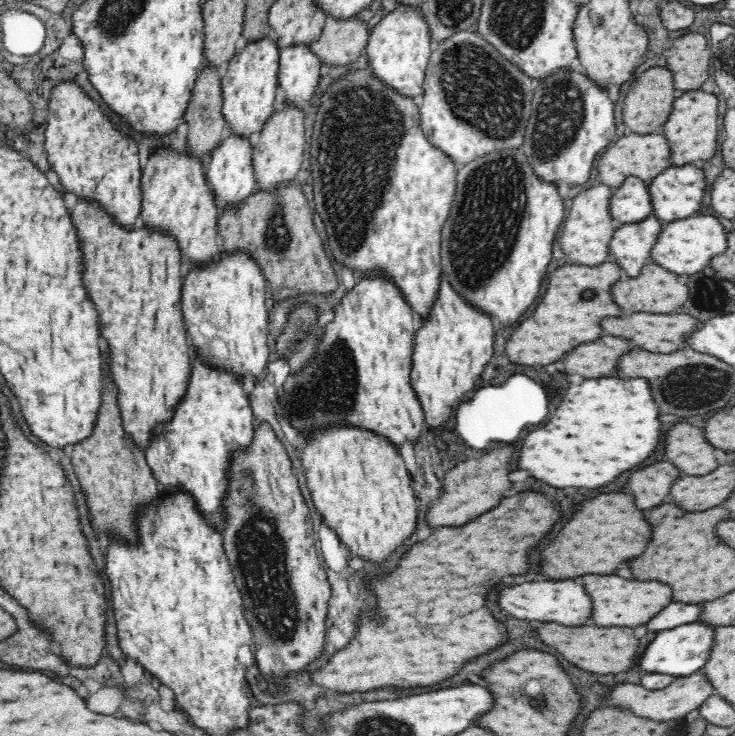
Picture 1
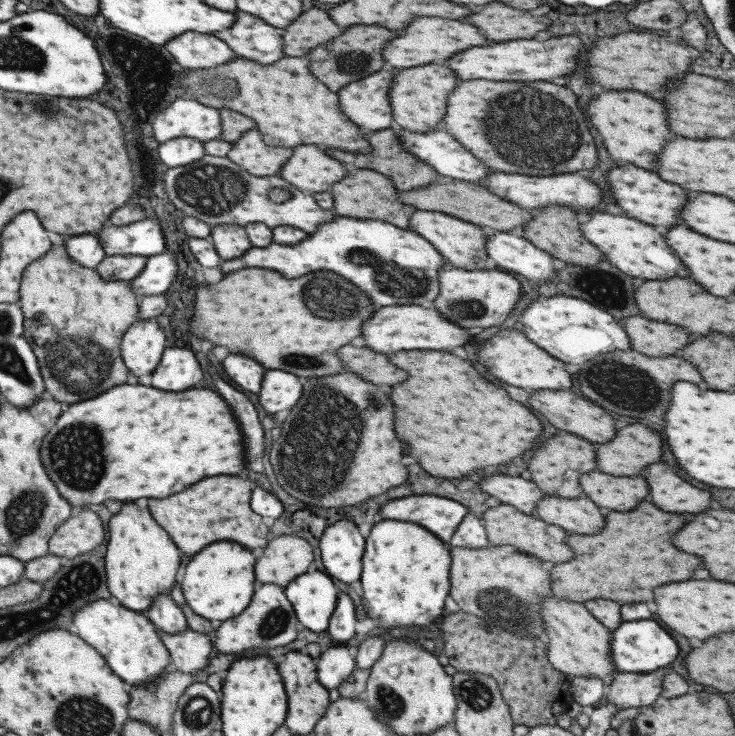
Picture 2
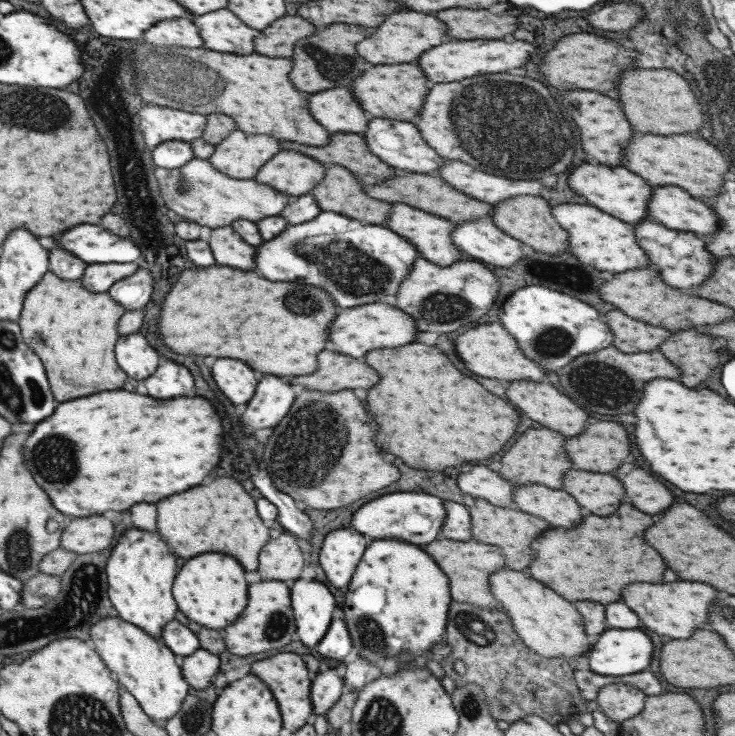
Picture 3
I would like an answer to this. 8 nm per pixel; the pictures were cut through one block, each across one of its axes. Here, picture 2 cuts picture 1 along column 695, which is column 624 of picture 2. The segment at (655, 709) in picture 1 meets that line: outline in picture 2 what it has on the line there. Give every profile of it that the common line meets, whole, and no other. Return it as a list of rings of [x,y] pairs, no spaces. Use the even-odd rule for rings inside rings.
[[[623,672],[613,675],[605,700],[619,710],[646,707],[655,701],[661,688],[661,678],[669,672]]]

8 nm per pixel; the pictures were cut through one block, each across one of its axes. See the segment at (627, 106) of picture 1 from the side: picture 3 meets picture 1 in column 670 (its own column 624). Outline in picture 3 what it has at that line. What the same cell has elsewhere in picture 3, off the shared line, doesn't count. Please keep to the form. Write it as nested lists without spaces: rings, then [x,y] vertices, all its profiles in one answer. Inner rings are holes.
[[[627,69],[619,73],[619,81],[613,98],[617,98],[621,102],[621,110],[627,114],[627,122],[633,126],[633,130],[637,134],[655,133],[659,136],[693,134],[701,126],[705,126],[705,114],[687,82],[685,78],[677,76],[669,69]]]

